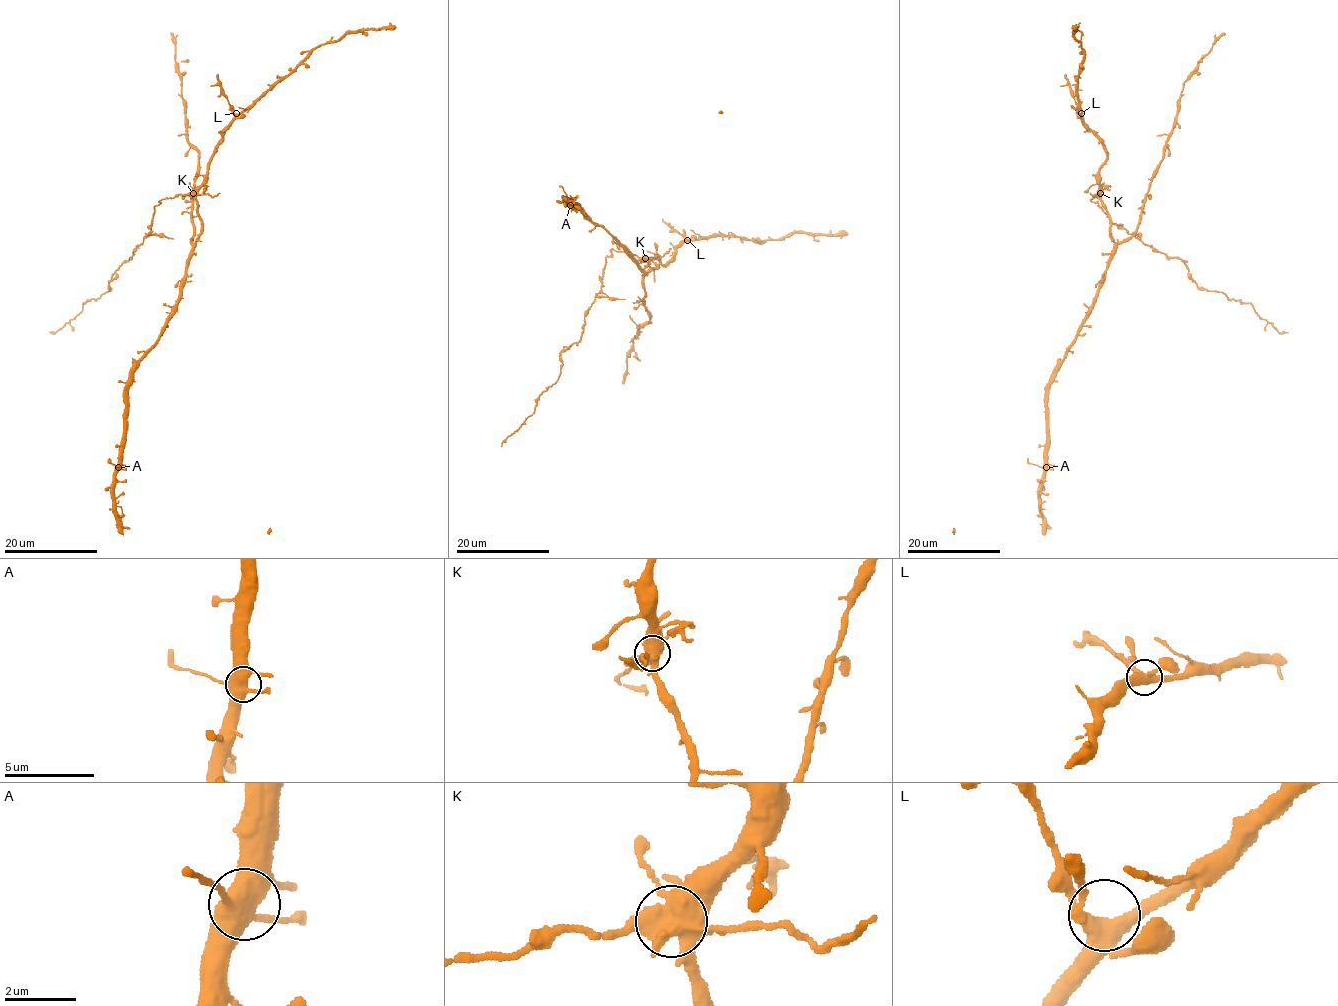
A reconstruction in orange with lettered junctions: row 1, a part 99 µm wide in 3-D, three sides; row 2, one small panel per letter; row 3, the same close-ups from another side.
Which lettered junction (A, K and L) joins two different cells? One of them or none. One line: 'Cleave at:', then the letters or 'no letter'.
Cleave at: K

